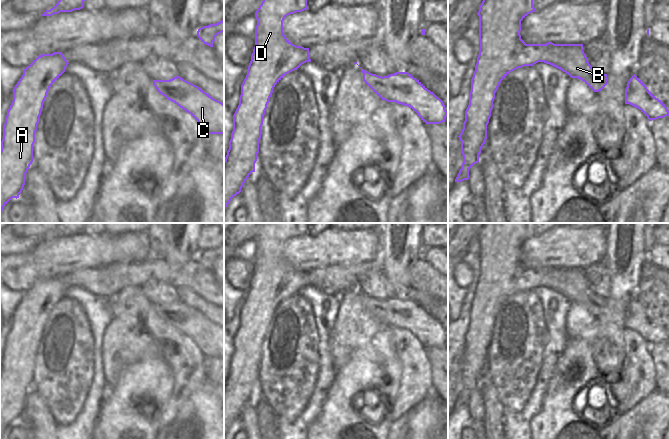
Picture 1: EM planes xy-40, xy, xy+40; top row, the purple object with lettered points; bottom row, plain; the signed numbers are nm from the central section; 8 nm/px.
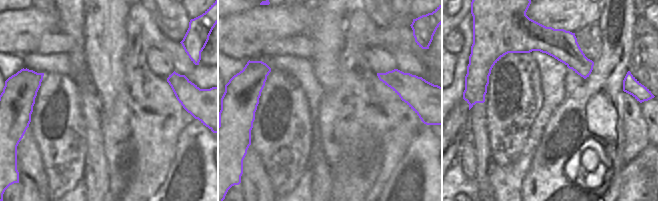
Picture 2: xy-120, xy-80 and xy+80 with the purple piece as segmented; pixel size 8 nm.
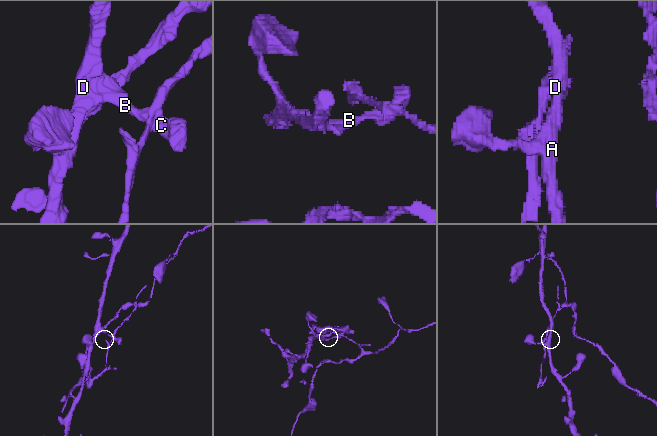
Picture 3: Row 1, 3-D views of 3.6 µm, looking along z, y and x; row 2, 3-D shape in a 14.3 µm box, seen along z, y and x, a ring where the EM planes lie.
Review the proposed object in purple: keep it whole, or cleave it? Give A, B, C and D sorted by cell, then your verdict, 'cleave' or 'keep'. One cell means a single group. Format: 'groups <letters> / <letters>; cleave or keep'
groups A B D / C; cleave

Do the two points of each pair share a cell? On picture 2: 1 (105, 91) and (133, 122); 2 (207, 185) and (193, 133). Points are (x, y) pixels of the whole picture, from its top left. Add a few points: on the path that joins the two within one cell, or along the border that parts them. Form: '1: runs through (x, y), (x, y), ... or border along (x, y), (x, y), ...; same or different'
1: border along (125, 80), (115, 98), (113, 106), (102, 114); different
2: runs through (206, 171), (205, 158), (199, 142); same

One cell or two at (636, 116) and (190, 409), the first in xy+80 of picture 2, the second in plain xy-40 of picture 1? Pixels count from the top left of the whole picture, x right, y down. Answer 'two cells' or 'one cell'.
two cells

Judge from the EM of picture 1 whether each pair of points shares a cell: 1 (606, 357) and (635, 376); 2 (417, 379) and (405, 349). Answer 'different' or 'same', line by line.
1: different
2: same

